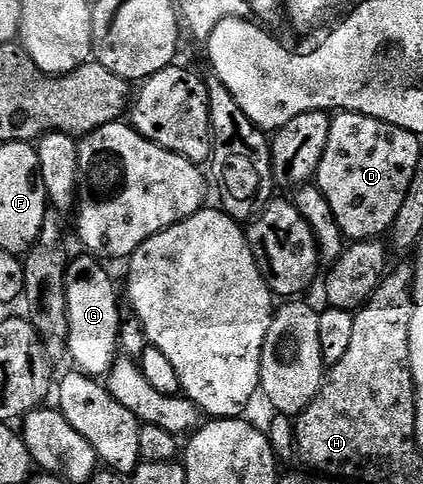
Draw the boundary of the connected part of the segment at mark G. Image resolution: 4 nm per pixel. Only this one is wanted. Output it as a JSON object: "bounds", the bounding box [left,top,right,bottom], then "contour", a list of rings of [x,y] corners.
{"bounds":[66,255,123,377],"contour":[[[84,255],[68,264],[66,271],[67,355],[78,370],[92,377],[106,376],[118,353],[119,329],[123,315],[119,313],[117,293],[110,275],[96,258]]]}

